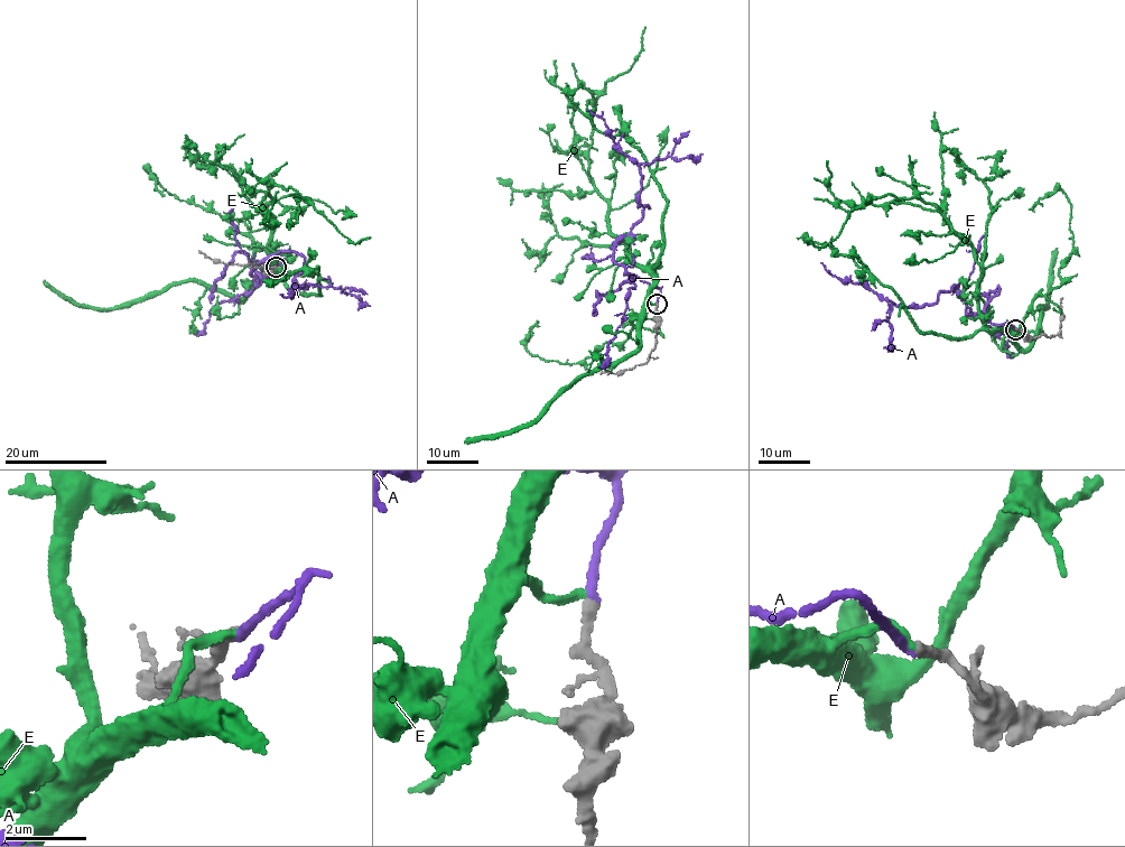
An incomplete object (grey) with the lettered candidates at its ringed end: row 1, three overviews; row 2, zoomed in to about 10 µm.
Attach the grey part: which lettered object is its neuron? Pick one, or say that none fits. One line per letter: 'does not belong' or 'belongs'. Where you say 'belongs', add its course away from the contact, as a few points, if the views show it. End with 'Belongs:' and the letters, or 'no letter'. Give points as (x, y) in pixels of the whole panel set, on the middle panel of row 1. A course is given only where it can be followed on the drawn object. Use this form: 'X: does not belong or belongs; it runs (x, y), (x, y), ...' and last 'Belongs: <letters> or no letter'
A: belongs; it runs (658, 304), (659, 288), (630, 276), (612, 254), (649, 207), (640, 206), (639, 166), (587, 109)
E: does not belong
Belongs: A

